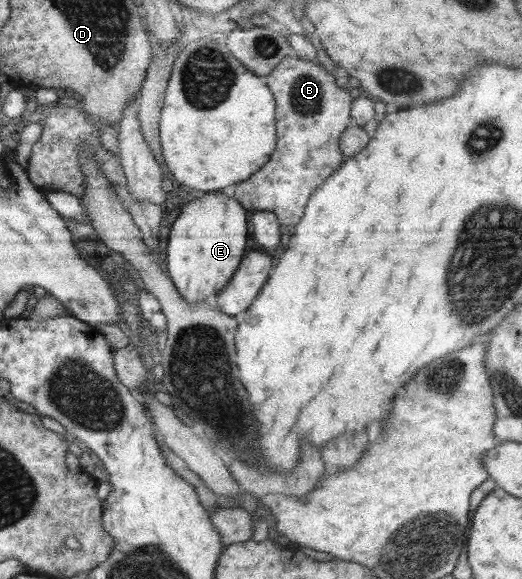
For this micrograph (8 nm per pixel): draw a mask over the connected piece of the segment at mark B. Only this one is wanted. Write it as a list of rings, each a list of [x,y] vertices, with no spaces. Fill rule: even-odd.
[[[294,54],[284,57],[284,59],[278,63],[278,66],[274,68],[272,73],[268,74],[268,76],[261,77],[261,80],[263,83],[266,83],[266,86],[271,90],[276,100],[276,136],[278,136],[278,138],[276,138],[276,150],[274,150],[274,154],[270,156],[270,160],[268,160],[268,162],[266,162],[261,169],[258,169],[258,171],[256,171],[256,173],[254,173],[251,177],[248,177],[248,179],[243,180],[242,182],[238,182],[238,184],[234,186],[233,198],[237,202],[240,202],[246,211],[272,212],[277,217],[280,225],[286,226],[286,228],[291,228],[304,216],[305,207],[310,199],[310,195],[315,192],[316,187],[324,183],[324,181],[326,181],[326,179],[328,179],[328,177],[330,177],[334,171],[338,170],[345,159],[342,151],[340,151],[340,146],[338,146],[338,136],[341,136],[342,132],[346,130],[348,123],[352,119],[351,106],[353,98],[347,87],[341,88],[340,86],[336,85],[336,75],[324,69],[320,63],[298,58]]]

